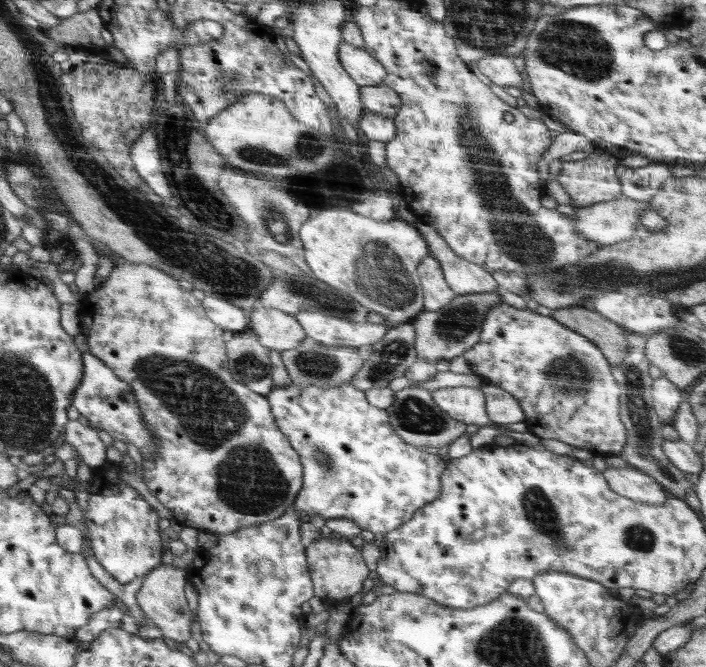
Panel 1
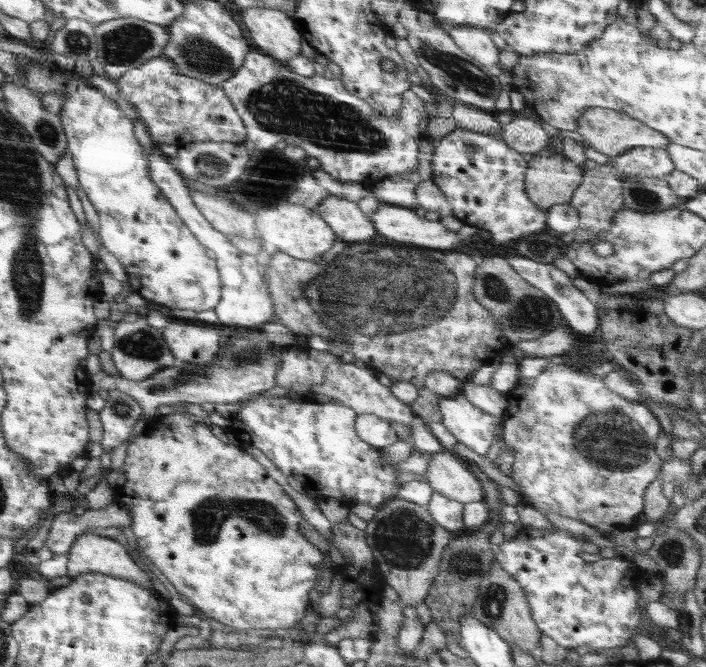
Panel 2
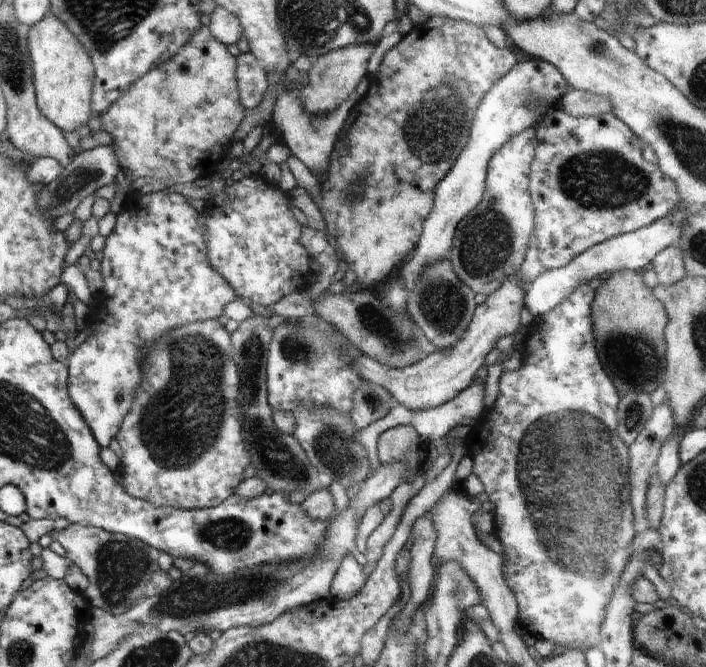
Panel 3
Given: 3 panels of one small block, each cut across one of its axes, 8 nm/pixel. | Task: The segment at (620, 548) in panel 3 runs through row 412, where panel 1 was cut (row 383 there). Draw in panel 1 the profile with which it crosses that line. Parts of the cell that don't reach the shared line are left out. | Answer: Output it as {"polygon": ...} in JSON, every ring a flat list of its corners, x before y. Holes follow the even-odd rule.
{"polygon":[[501,302,485,316,478,344,461,355,484,383,489,383,514,396,524,412,528,432,540,440,560,440,584,448,595,456,619,456,626,444,626,430,620,418,620,394,610,364,591,340,570,330,550,316,528,308,518,309]]}

